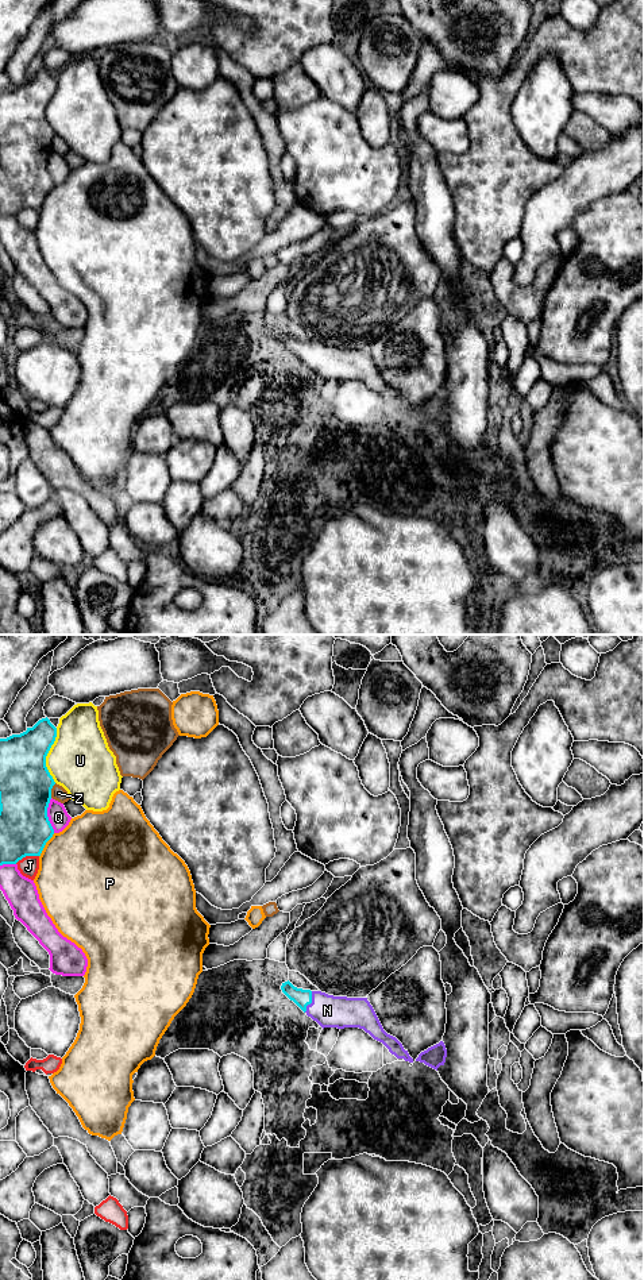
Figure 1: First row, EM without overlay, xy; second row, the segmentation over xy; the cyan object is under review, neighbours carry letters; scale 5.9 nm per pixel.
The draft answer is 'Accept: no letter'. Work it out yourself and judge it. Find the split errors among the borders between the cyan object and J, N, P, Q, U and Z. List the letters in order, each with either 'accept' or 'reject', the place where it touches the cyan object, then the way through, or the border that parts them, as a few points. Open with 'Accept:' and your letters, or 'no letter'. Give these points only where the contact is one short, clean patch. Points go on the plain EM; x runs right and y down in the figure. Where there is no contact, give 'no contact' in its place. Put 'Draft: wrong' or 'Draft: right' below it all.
Accept: N
J: reject | xy (26, 207)
N: accept | xy (311, 354) | across xy (301, 350), (311, 354), (327, 362)
P: reject | xy (45, 196)
Q: reject | xy (46, 168)
U: reject | xy (46, 107)
Z: reject | xy (50, 142)
Draft: wrong

